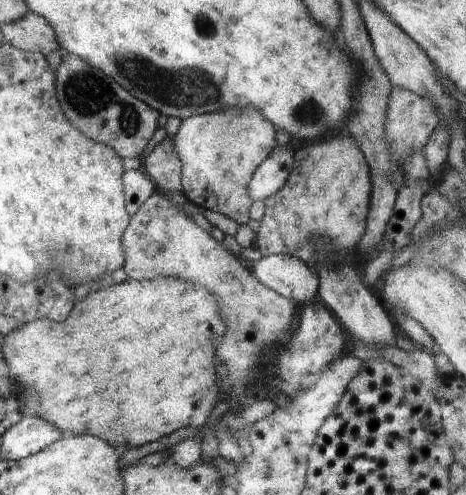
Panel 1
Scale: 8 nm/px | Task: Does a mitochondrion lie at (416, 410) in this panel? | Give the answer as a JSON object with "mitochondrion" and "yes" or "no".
{"mitochondrion":"no"}

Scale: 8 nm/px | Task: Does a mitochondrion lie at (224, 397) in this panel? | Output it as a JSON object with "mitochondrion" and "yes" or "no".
{"mitochondrion":"no"}

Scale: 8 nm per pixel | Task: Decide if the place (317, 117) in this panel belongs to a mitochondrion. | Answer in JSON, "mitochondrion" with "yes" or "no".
{"mitochondrion":"yes"}

